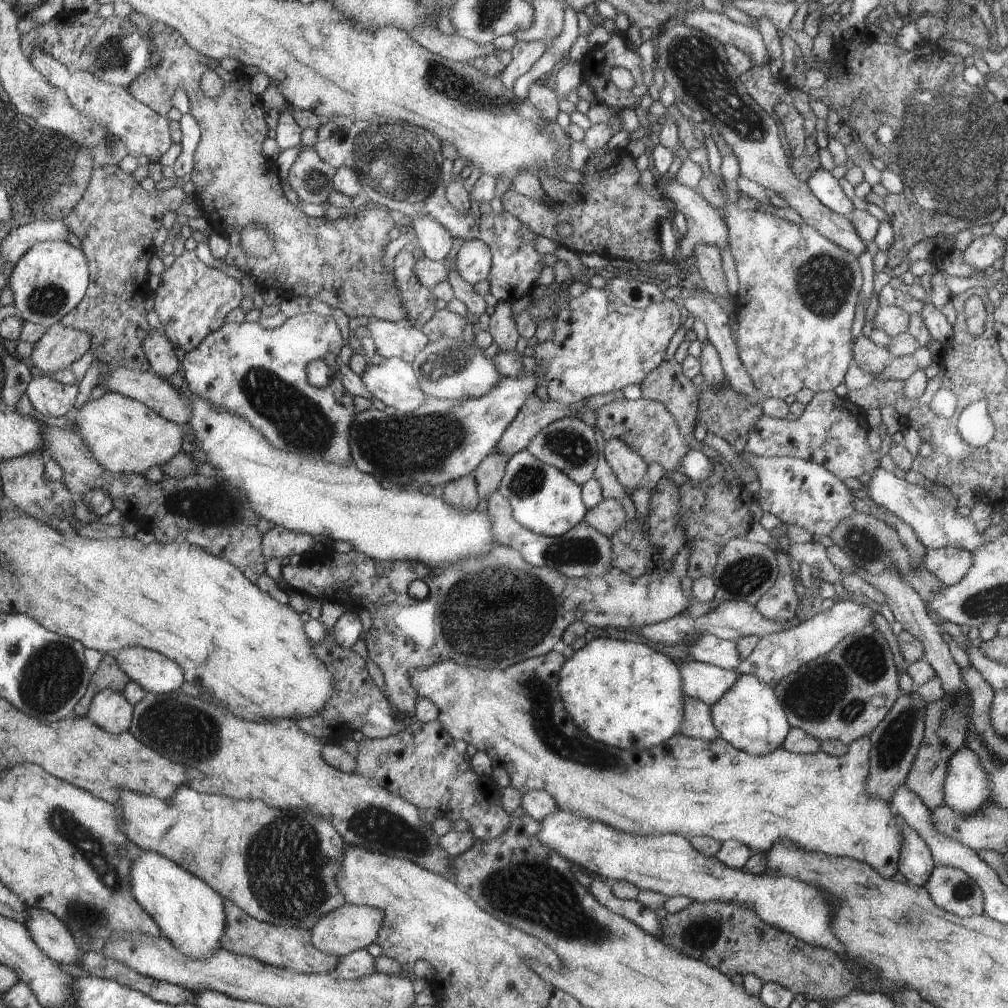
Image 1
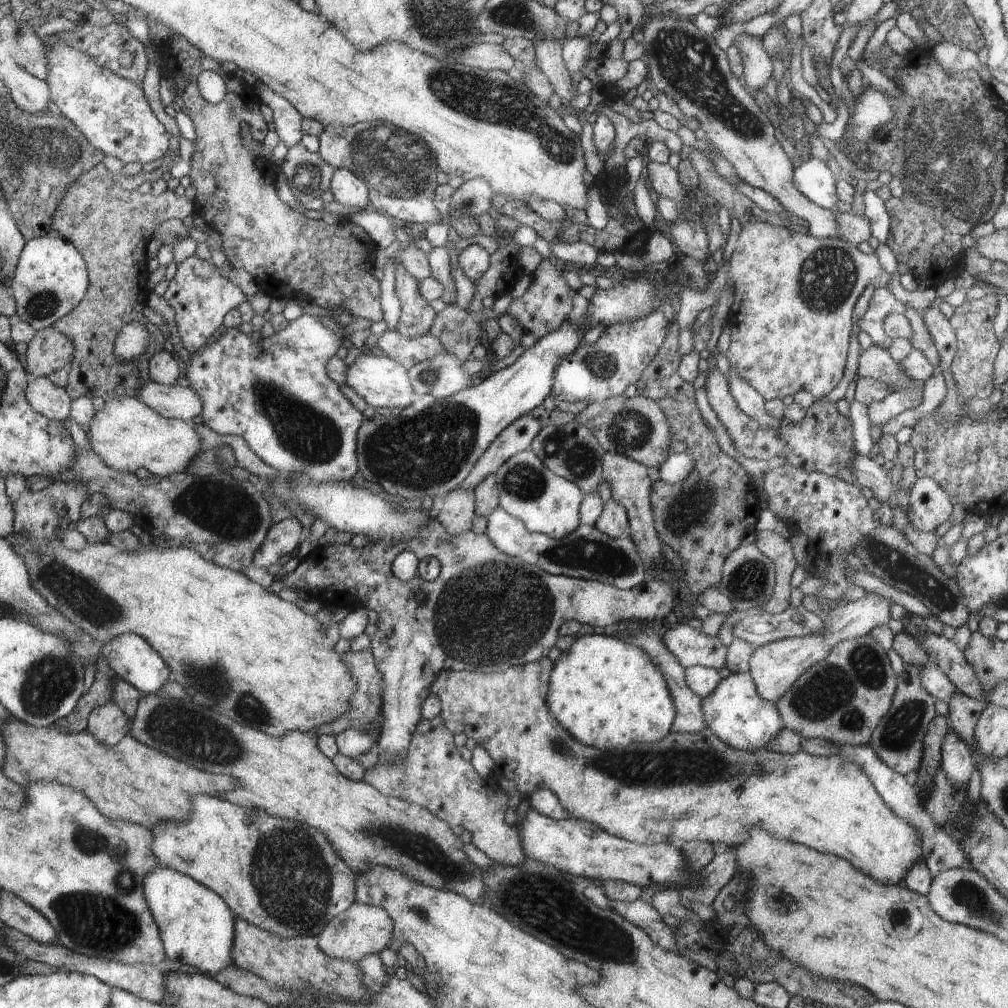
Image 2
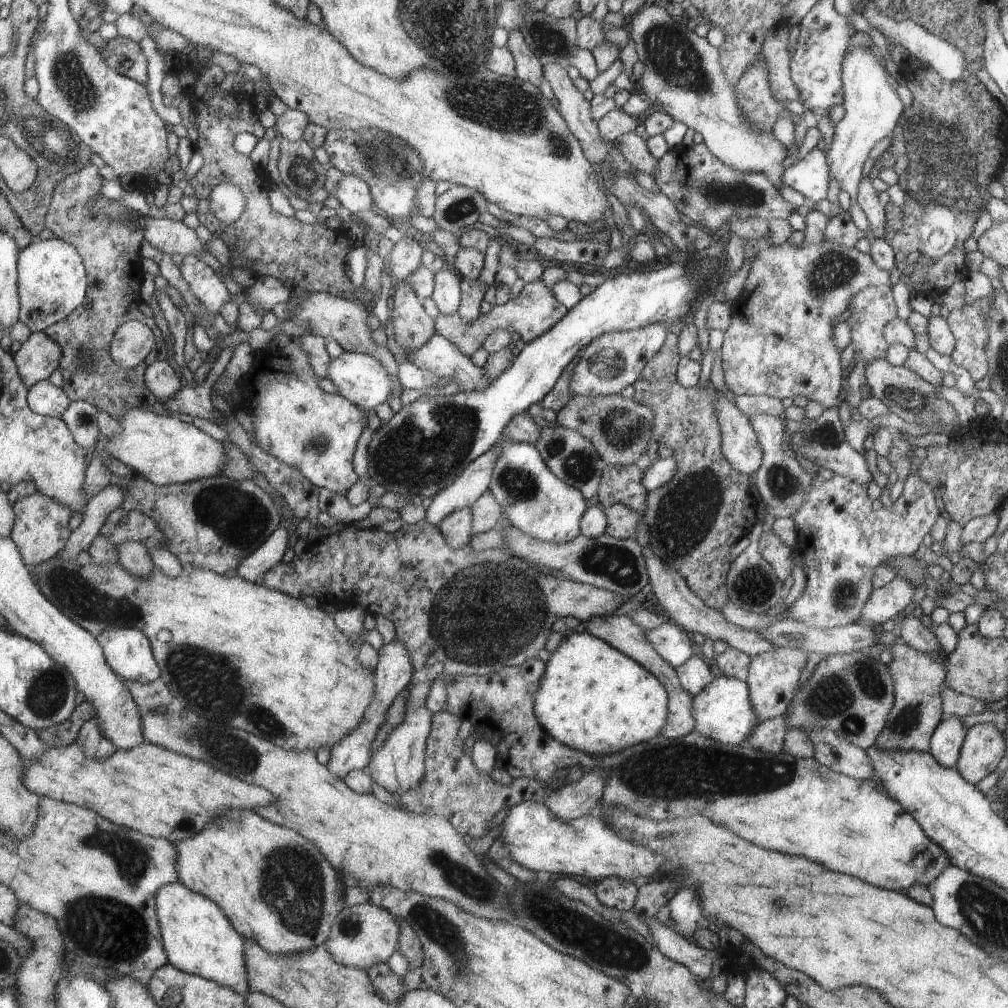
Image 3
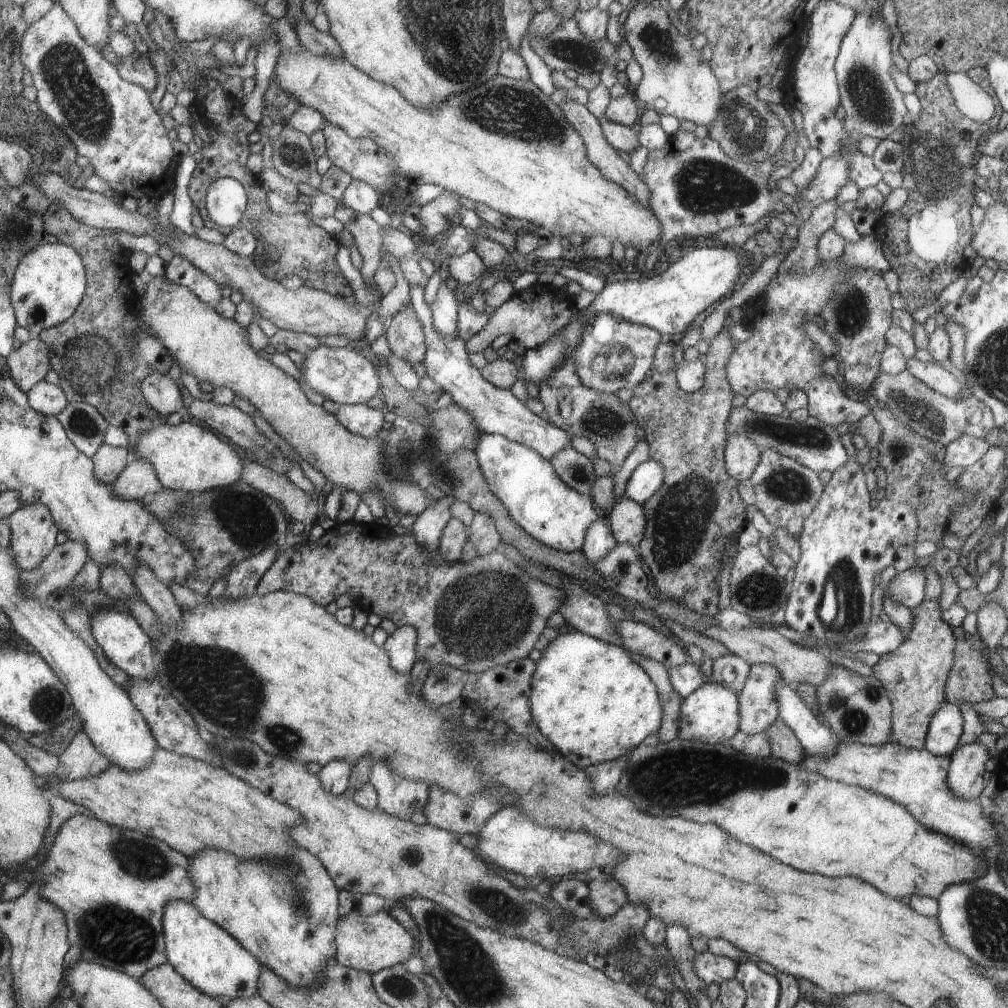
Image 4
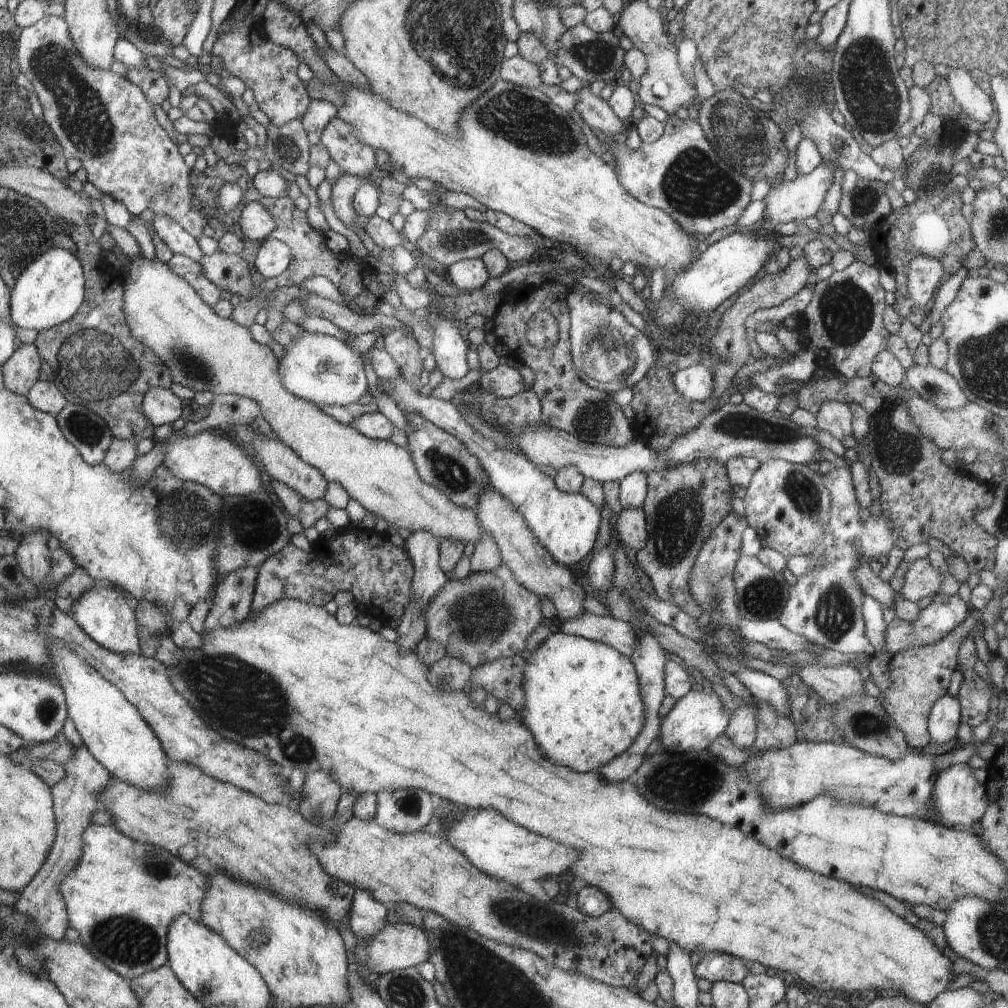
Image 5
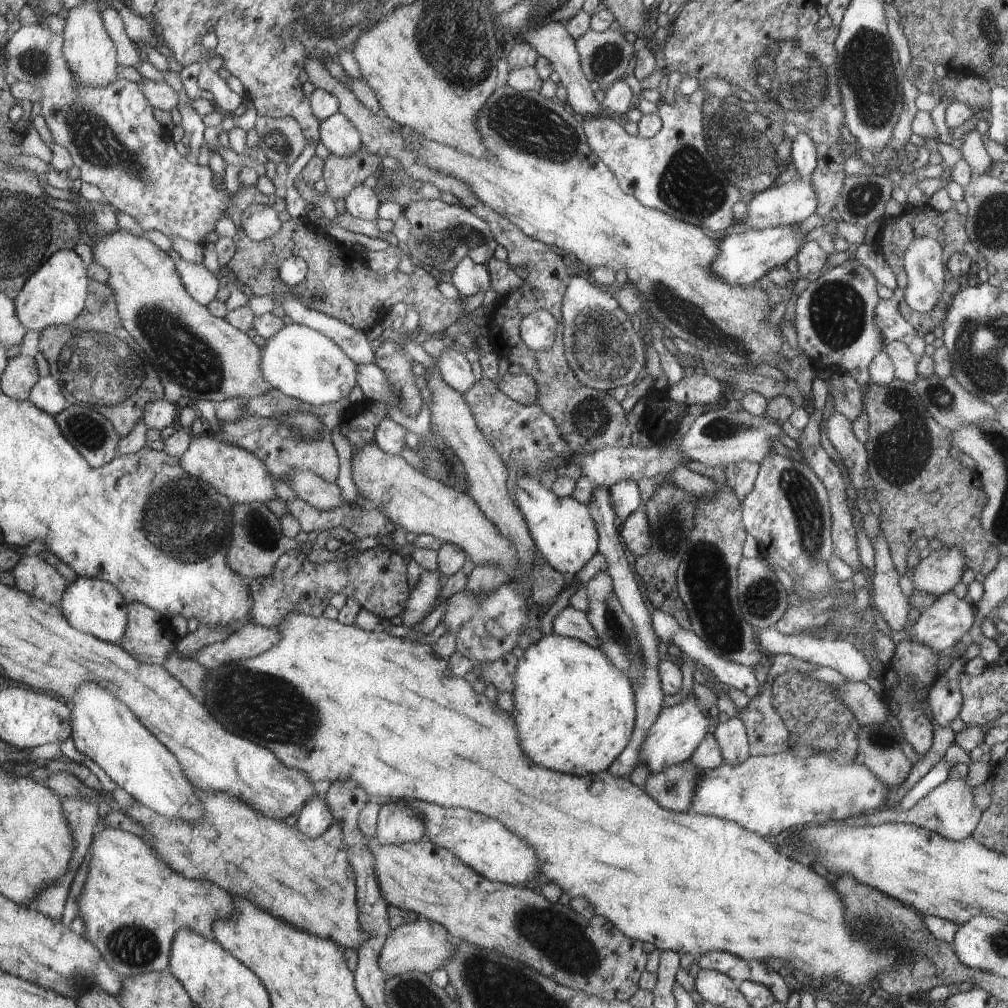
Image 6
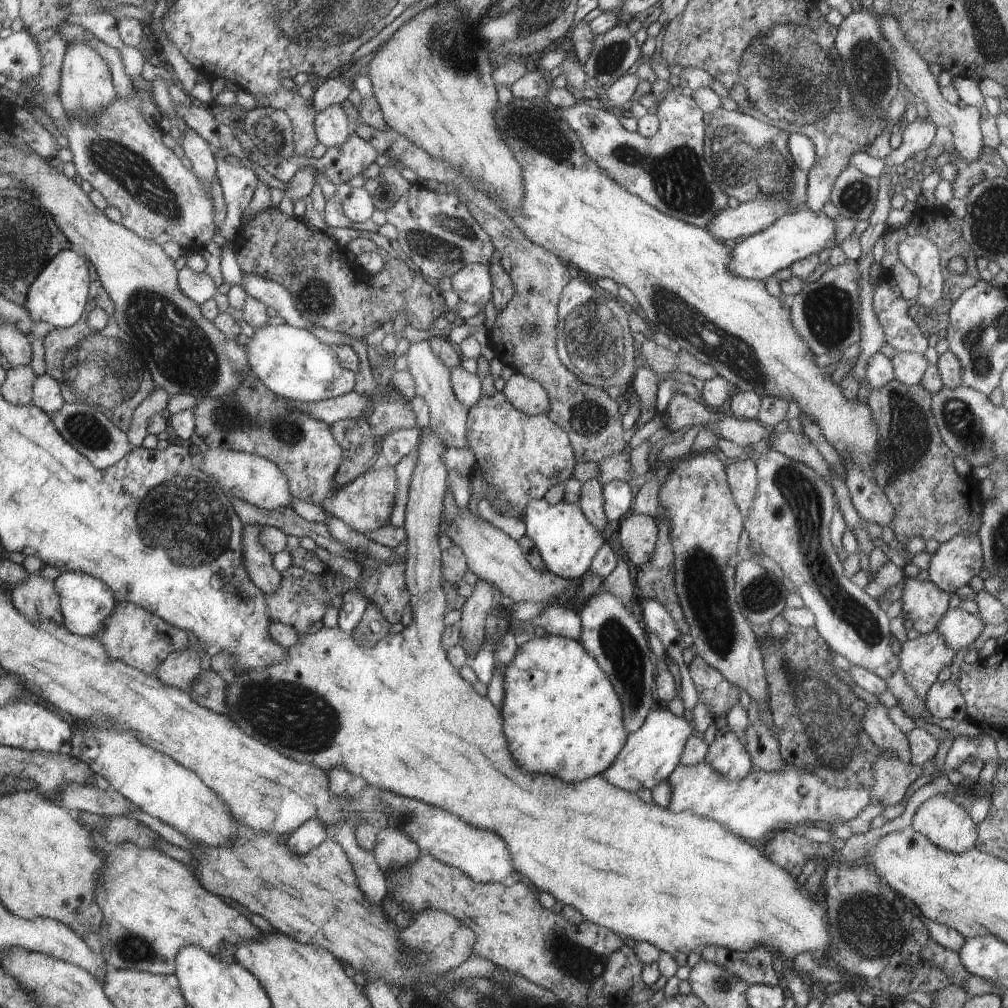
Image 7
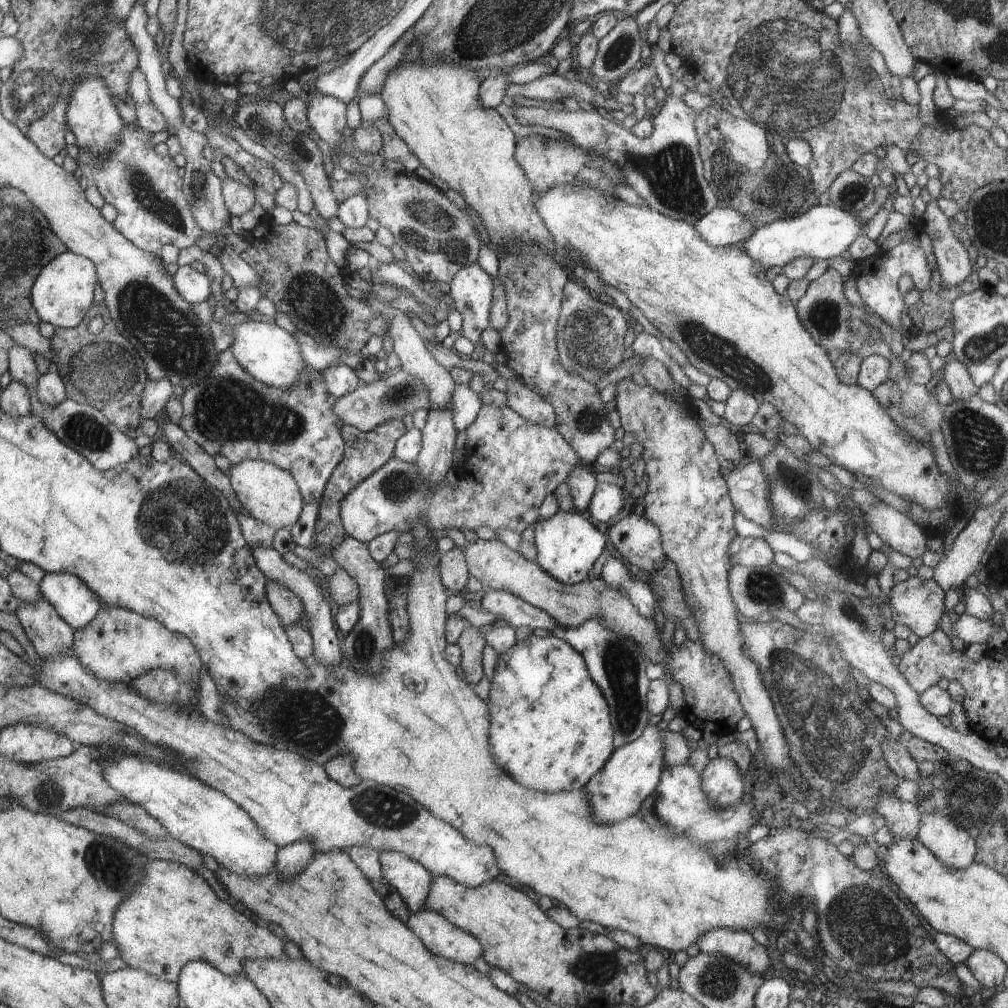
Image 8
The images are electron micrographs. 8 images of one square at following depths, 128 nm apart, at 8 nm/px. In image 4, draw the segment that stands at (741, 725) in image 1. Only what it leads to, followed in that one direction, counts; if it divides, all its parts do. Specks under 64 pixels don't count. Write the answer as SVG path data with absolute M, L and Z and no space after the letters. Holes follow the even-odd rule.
M708 679L688 695L681 704L679 736L681 739L700 741L704 744L725 744L740 730L740 696L724 685Z

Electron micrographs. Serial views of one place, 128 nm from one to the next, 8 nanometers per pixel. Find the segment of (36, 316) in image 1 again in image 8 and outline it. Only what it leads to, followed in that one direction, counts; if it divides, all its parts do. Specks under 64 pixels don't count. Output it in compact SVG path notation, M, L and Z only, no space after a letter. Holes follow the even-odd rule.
M69 251L50 260L32 289L32 304L37 310L37 316L55 328L78 327L78 324L85 320L86 312L89 312L94 302L96 272L92 260Z

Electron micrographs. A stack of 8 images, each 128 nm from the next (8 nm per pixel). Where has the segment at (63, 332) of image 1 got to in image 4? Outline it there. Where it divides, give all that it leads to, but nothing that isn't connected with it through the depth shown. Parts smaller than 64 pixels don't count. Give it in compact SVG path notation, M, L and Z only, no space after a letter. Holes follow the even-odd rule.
M38 338L22 343L8 358L14 380L24 392L43 380L50 370L49 351Z

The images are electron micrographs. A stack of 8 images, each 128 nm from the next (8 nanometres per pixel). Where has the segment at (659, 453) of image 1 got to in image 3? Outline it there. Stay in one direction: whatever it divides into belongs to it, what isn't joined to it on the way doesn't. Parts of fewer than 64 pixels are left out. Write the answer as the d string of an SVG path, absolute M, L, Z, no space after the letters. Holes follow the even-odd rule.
M572 395L569 402L556 412L556 425L565 429L572 429L586 437L600 455L600 458L610 466L634 465L634 462L640 458L640 454L646 450L648 440L653 436L653 420L656 418L656 412L649 406L642 405L641 402L632 399L625 399L622 395Z

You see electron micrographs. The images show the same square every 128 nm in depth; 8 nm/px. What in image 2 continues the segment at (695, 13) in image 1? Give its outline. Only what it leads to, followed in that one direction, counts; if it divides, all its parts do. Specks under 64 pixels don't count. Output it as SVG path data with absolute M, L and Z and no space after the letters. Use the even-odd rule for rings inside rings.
M739 34L734 43L741 49L741 55L744 57L744 75L743 84L749 91L762 91L770 78L772 78L772 60L771 56L765 51L761 37Z

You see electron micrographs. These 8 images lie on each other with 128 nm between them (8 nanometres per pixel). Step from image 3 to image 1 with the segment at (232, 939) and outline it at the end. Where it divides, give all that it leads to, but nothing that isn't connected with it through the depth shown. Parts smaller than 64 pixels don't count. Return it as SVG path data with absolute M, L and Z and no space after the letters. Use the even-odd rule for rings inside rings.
M142 851L133 864L133 896L138 904L142 905L152 919L161 927L161 936L169 938L176 948L186 956L207 959L222 947L225 928L228 926L228 917L225 915L225 898L223 898L211 885L206 884L201 877L194 876L190 871L183 869L158 853Z

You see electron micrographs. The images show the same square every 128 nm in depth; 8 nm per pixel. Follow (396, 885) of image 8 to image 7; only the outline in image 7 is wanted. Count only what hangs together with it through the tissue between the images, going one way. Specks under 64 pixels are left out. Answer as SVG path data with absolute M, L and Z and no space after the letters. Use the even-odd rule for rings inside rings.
M382 828L377 831L373 854L384 875L388 876L388 870L394 871L396 866L402 868L418 860L421 848L404 829Z

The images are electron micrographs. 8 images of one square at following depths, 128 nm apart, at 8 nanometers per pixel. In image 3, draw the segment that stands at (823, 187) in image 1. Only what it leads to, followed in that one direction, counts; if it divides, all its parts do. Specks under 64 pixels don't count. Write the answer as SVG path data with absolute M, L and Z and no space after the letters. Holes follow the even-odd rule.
M815 145L803 152L800 161L791 165L782 176L784 184L814 202L826 198L830 180L828 156Z

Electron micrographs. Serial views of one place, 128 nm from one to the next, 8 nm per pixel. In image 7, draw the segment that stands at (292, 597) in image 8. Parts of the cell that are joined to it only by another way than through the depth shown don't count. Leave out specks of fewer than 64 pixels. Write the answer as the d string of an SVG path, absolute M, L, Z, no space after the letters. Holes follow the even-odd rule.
M246 524L244 529L245 569L264 594L281 588L281 573L273 566L273 556L259 540L258 524Z

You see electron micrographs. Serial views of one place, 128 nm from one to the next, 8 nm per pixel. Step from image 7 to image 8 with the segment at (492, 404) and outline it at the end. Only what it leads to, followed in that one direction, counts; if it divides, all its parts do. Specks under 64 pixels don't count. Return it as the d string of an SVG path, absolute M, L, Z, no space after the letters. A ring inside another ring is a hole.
M483 405L474 423L466 428L465 434L468 436L467 457L458 469L459 479L456 484L446 481L442 486L436 484L436 488L434 486L428 488L420 472L416 472L415 463L403 462L394 457L369 479L362 480L362 483L342 500L341 522L346 535L368 544L386 532L394 530L400 533L412 532L416 520L418 522L426 520L426 524L430 524L430 528L438 532L438 539L446 536L445 530L468 529L475 532L484 525L490 526L494 531L510 528L522 533L537 523L546 496L553 495L553 492L577 470L580 463L576 450L558 429L530 424L507 405L503 407Z

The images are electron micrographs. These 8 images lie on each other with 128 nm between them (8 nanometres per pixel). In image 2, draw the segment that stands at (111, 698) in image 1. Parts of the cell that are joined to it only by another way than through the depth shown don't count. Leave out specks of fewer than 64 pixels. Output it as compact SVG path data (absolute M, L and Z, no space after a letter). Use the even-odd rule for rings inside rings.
M110 700L90 713L85 731L93 734L100 742L114 746L129 734L130 727L131 720Z

